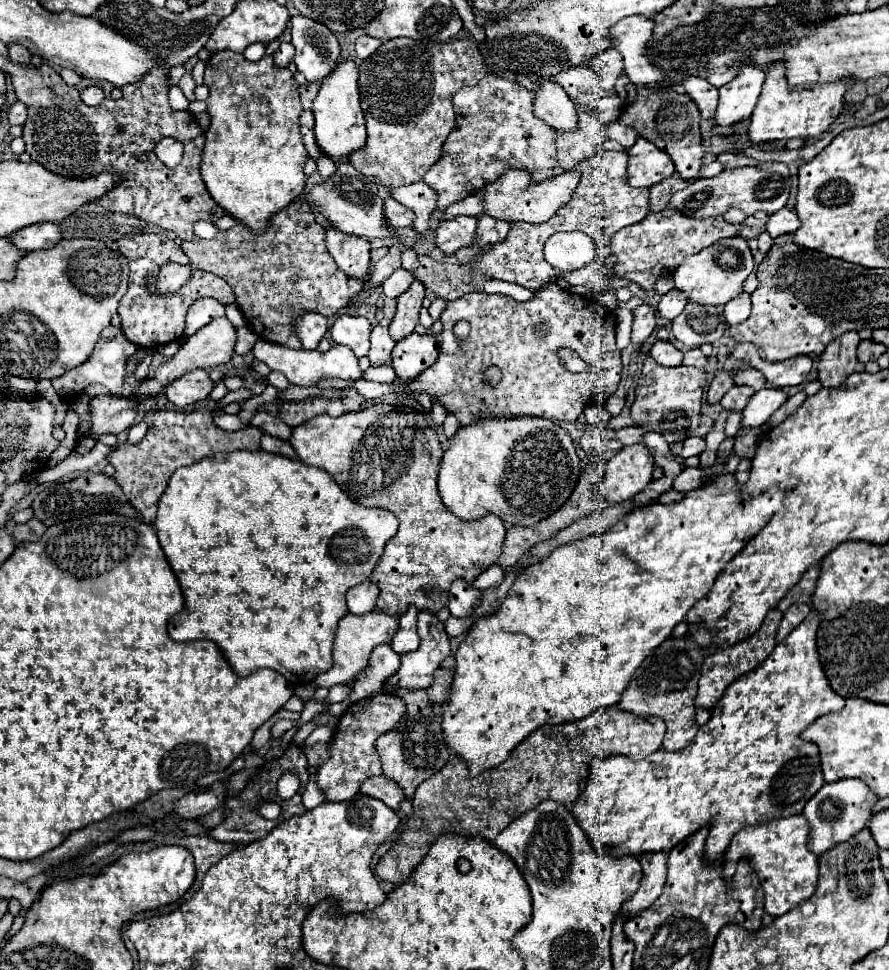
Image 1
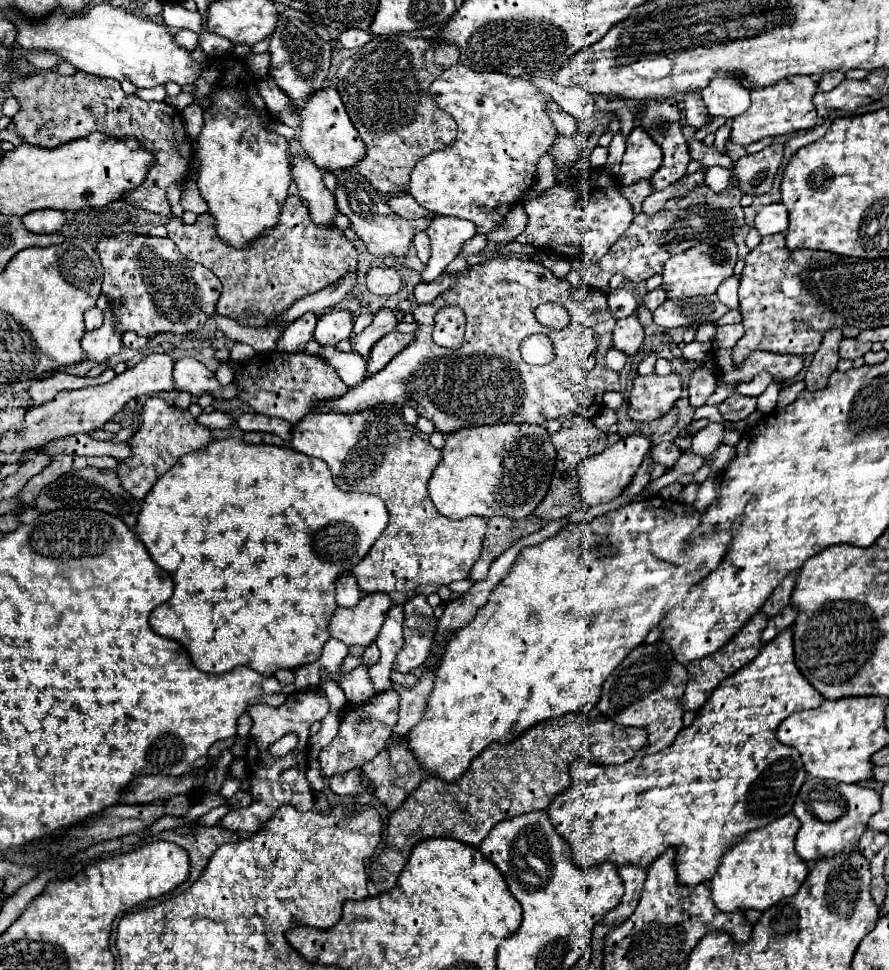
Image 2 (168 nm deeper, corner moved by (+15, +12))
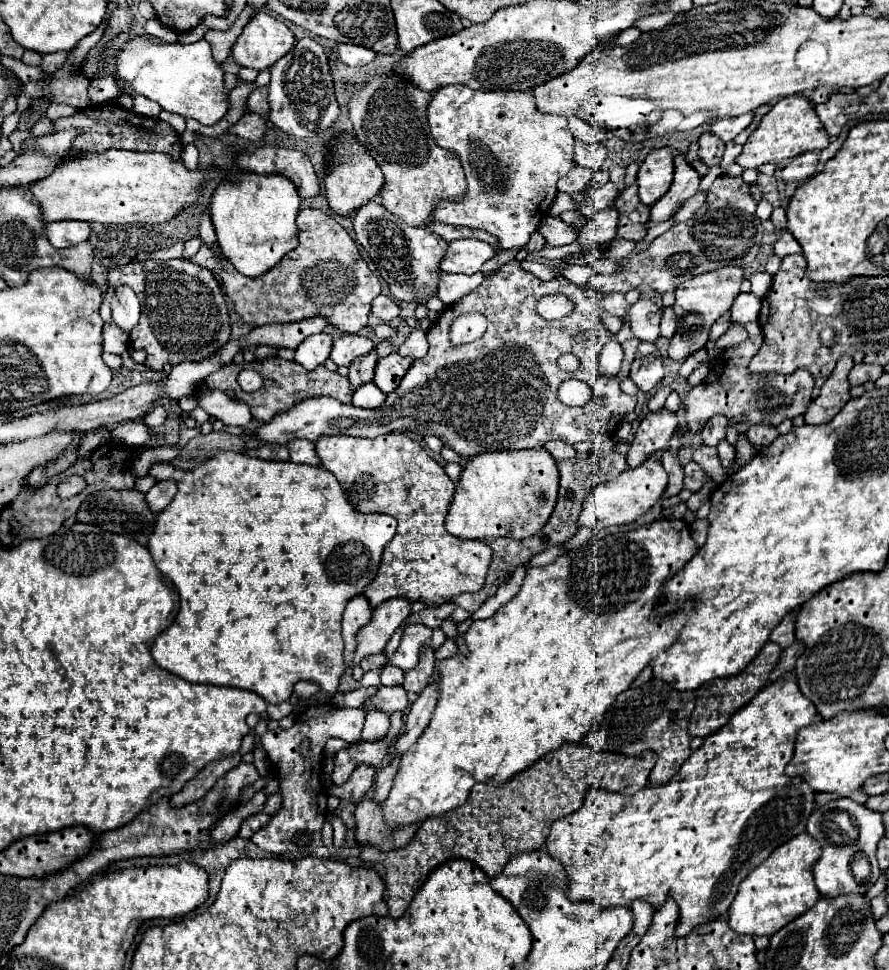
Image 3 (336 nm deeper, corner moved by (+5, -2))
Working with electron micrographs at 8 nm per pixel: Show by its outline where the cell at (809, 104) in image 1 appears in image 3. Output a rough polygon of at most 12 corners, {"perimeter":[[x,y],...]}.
{"perimeter":[[804,95],[772,105],[736,163],[758,169],[828,147]]}

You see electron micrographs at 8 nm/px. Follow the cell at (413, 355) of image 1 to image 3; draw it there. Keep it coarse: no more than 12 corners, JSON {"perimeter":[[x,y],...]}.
{"perimeter":[[390,353],[376,363],[374,383],[382,393],[398,387],[414,363]]}

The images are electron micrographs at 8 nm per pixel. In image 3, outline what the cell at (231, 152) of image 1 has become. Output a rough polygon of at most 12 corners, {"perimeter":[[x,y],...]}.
{"perimeter":[[238,169],[210,201],[224,257],[248,277],[298,245],[284,175]]}

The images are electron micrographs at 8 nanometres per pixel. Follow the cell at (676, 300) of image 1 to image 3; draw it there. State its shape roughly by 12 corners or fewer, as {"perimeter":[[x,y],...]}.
{"perimeter":[[652,301],[632,305],[632,333],[642,341],[660,335],[662,309]]}

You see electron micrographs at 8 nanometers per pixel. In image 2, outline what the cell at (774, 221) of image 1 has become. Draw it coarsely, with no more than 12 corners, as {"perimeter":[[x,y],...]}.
{"perimeter":[[782,203],[760,207],[754,227],[760,235],[786,233]]}

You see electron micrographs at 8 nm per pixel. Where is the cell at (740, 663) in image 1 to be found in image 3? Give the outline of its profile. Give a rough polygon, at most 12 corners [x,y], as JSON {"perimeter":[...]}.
{"perimeter":[[768,641],[742,675],[700,685],[692,737],[718,731],[768,681],[778,643]]}

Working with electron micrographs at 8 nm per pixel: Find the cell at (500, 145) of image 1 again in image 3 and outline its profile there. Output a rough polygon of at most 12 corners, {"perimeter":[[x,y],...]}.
{"perimeter":[[530,91],[434,93],[462,199],[432,217],[524,247],[574,167],[564,115]]}

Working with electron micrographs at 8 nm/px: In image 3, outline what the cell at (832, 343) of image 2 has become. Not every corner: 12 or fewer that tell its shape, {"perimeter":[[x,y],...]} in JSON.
{"perimeter":[[850,355],[838,359],[820,395],[804,413],[806,423],[830,421],[850,399]]}

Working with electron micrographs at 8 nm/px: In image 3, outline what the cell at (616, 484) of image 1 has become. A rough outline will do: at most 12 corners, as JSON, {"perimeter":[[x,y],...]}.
{"perimeter":[[646,459],[596,485],[578,523],[632,523],[658,503],[668,475]]}

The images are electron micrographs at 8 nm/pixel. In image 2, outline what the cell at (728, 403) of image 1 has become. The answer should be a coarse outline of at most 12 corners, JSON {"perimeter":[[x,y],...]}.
{"perimeter":[[730,395],[718,409],[726,421],[756,411],[756,397]]}

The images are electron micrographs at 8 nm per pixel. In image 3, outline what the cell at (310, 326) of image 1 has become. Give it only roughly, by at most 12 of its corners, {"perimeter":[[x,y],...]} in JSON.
{"perimeter":[[310,335],[296,347],[296,361],[314,369],[328,359],[332,335]]}

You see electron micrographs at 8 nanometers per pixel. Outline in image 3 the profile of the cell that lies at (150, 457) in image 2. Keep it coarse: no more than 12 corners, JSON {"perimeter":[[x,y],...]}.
{"perimeter":[[158,481],[146,493],[152,513],[164,511],[174,499],[178,485]]}

